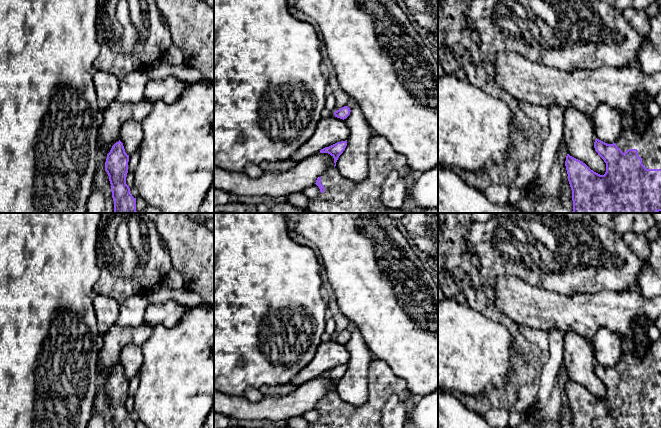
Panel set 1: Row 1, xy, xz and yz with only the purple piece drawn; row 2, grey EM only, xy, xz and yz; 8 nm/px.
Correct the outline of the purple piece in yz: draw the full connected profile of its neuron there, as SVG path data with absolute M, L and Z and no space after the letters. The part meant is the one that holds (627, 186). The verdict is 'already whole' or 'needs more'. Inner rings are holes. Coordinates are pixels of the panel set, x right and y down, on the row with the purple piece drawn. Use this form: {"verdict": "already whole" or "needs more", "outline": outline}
{"verdict": "needs more", "outline": "M661 113L657 117L651 119L649 128L643 134L637 134L633 128L628 125L622 130L620 138L615 143L607 144L596 138L594 148L606 163L606 172L604 175L594 172L585 163L569 154L566 156L565 166L568 174L568 181L572 190L572 213L657 213L661 211Z"}

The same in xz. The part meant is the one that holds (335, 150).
{"verdict": "already whole", "outline": "M347 140L346 141L341 141L337 142L329 147L325 147L320 150L320 153L328 153L334 158L334 167L336 166L336 162L339 158L339 156L343 153L347 146Z"}

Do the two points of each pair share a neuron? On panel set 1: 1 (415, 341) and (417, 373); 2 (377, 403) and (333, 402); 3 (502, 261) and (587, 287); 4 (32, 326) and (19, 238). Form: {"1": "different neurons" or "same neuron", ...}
{"1": "same neuron", "2": "same neuron", "3": "same neuron", "4": "same neuron"}

